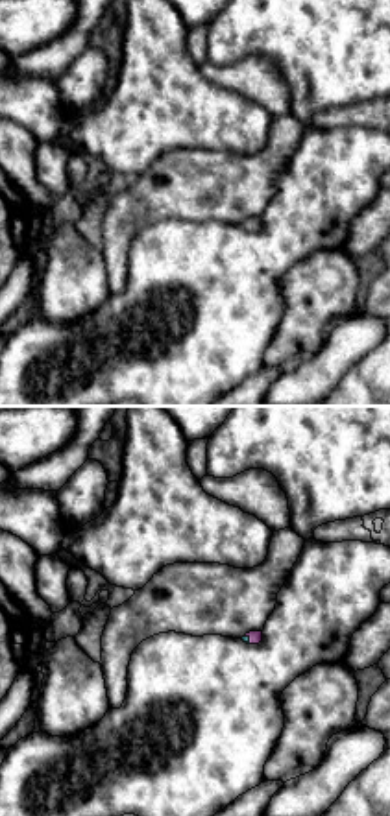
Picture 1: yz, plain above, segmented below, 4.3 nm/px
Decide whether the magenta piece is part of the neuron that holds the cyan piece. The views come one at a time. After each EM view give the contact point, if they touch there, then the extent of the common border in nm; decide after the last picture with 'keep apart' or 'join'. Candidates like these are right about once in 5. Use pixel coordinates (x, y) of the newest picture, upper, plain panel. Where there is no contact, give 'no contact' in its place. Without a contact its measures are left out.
contact (248, 226); length 40 nm

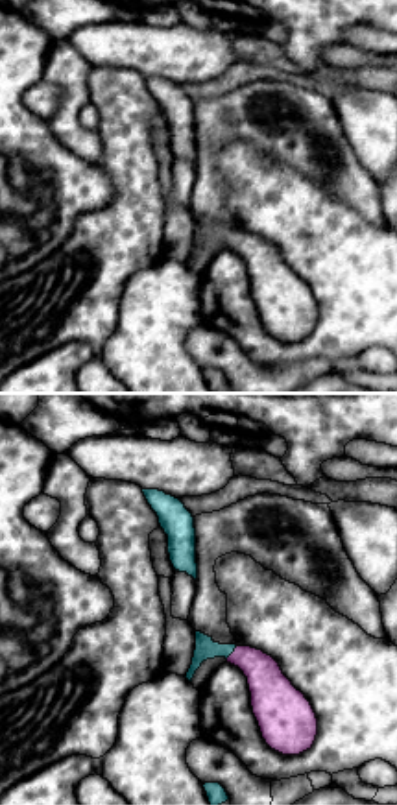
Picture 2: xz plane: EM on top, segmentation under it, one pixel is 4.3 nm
contact (231, 239); length 80 nm

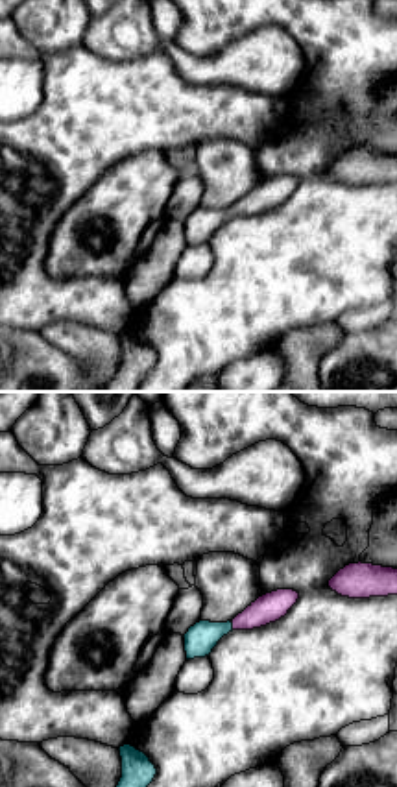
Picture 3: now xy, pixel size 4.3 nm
contact (231, 211); length 40 nm

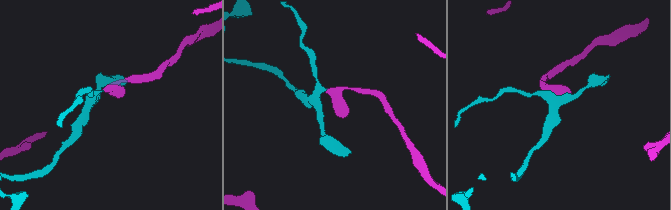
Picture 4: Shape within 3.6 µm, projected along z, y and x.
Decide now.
join

